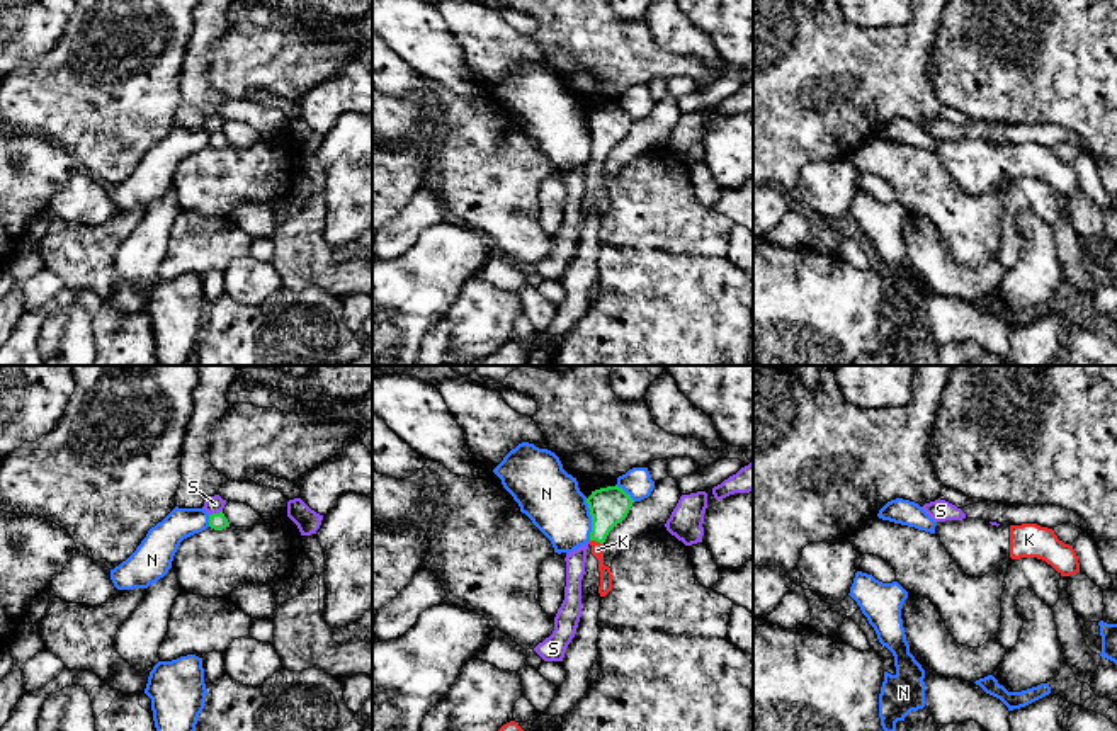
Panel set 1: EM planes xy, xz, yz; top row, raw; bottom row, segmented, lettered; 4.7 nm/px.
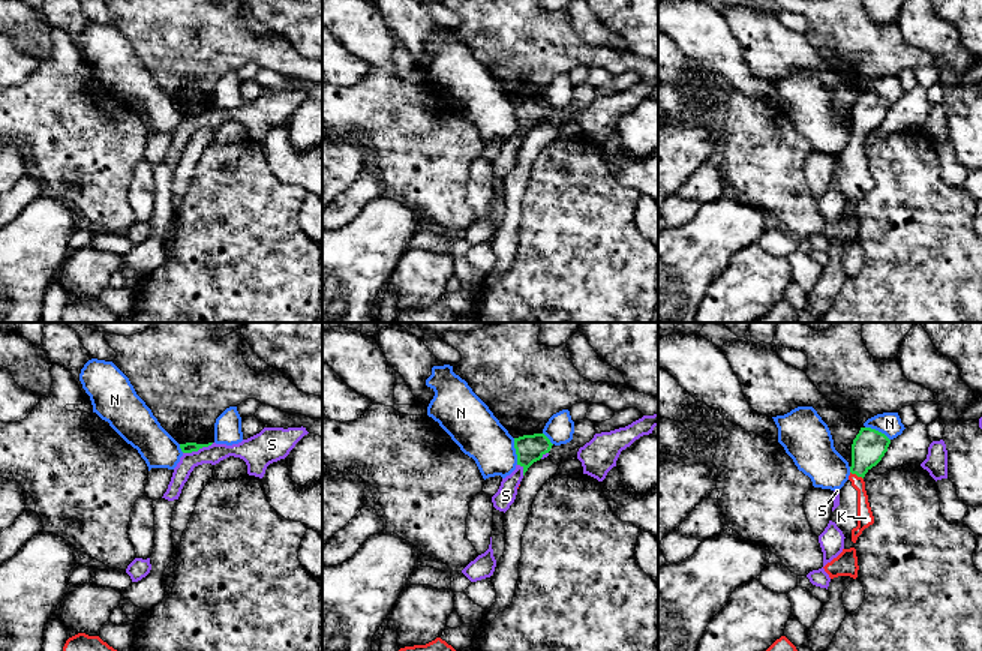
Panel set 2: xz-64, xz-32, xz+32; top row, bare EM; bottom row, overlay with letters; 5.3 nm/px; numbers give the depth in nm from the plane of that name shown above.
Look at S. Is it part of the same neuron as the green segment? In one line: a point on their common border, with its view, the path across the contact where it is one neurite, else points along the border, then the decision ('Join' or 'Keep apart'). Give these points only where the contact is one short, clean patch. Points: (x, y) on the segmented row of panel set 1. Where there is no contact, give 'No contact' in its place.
Touches green at xy (215, 514). Boundary: xy (221, 510), (209, 515). Keep apart

